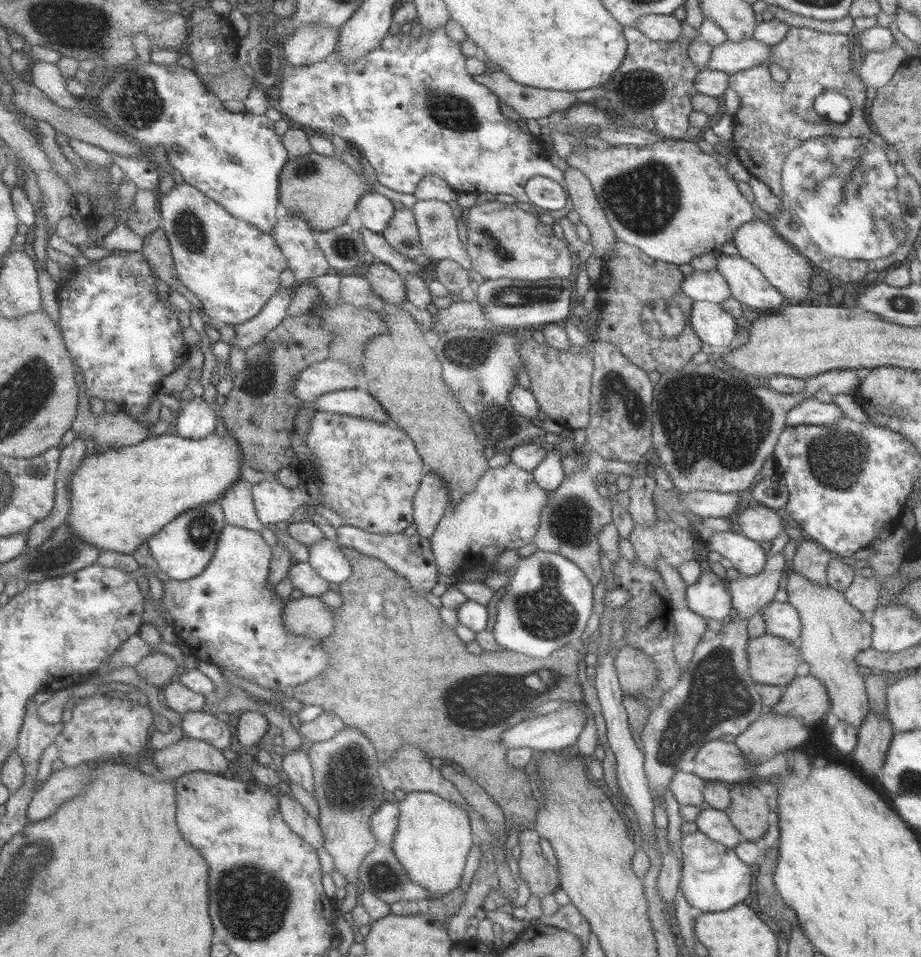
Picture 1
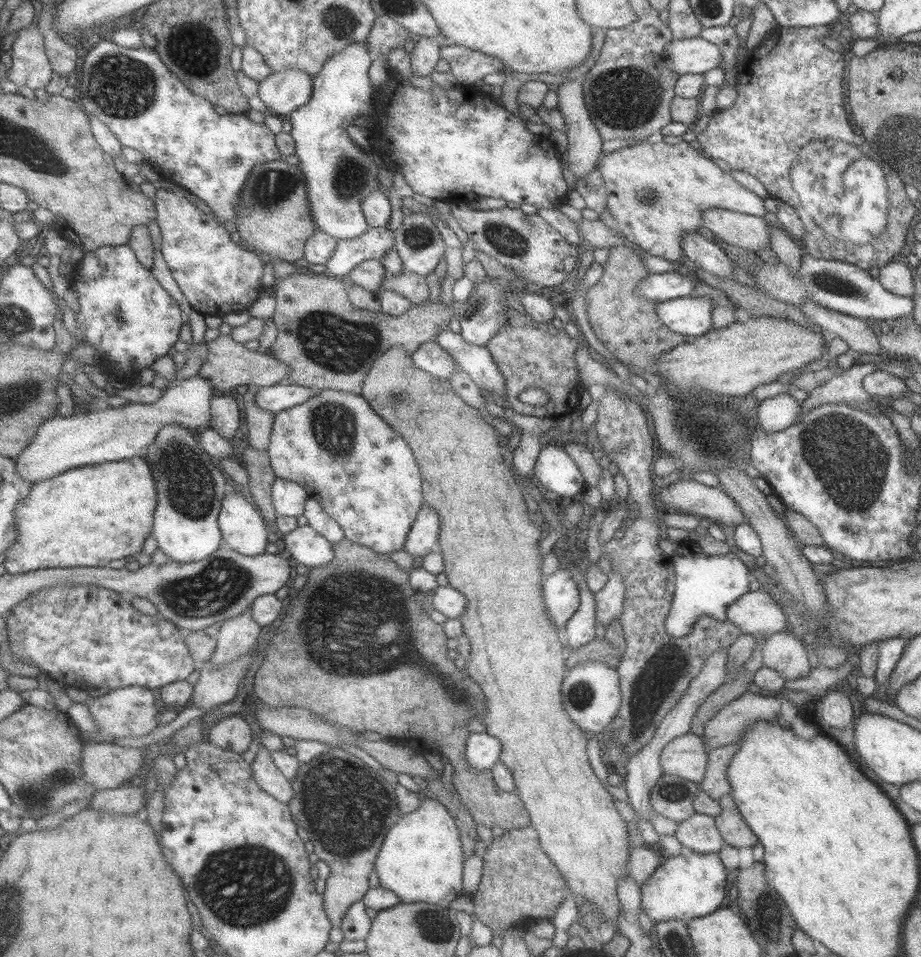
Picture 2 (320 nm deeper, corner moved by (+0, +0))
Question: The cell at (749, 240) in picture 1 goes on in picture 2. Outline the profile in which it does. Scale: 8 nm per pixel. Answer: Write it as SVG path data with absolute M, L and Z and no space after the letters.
M709 208L701 214L701 224L717 238L746 249L758 256L762 248L771 248L769 225L764 217L752 216L725 208Z

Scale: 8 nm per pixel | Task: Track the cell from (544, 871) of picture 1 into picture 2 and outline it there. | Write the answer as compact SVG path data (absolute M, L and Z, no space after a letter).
M533 826L510 829L501 836L494 836L484 854L482 880L478 885L476 896L471 895L474 899L474 919L491 928L493 936L502 937L511 928L511 925L514 925L516 920L520 920L520 918L530 916L530 918L551 919L563 900L566 900L571 894L561 870L541 847L538 831Z

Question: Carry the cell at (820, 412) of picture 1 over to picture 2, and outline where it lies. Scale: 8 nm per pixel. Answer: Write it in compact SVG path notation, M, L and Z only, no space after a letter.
M788 393L776 395L758 404L754 426L768 434L788 428L800 412L801 402Z

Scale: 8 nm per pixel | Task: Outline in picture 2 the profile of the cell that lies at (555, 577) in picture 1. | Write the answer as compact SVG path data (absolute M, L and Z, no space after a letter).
M560 569L545 576L543 591L547 613L559 630L563 630L581 603L580 593L570 570Z

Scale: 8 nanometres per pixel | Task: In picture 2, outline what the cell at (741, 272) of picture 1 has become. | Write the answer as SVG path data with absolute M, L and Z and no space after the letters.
M686 233L681 238L681 249L687 263L692 262L716 276L733 279L733 268L736 264L714 241L700 233Z

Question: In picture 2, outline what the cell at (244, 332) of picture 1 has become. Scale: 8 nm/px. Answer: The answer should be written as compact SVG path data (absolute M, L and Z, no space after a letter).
M196 375L168 389L156 404L129 402L123 407L54 416L40 427L35 442L21 452L17 459L18 472L24 480L39 483L75 468L143 456L168 424L178 423L195 431L214 428L216 390L210 379Z

